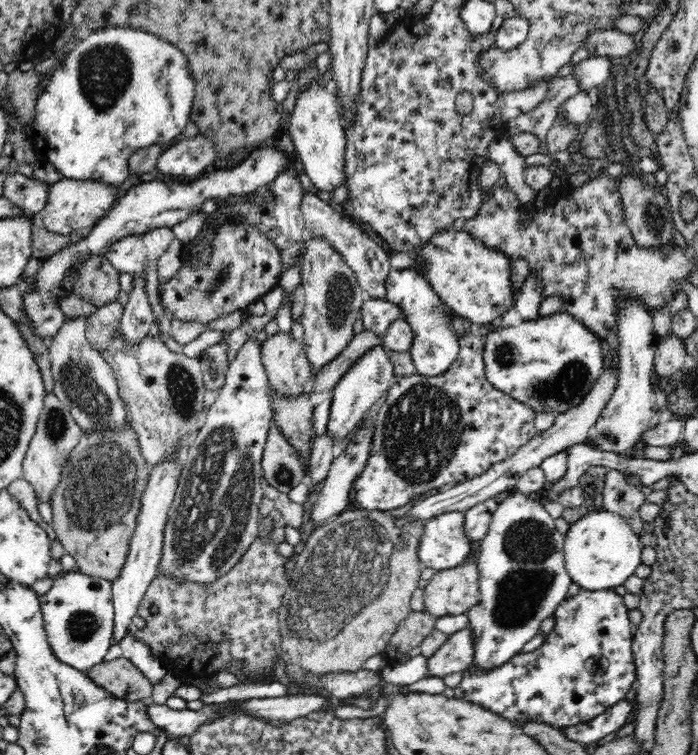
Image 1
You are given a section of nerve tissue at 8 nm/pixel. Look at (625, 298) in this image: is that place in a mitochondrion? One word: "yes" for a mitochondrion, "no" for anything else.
no

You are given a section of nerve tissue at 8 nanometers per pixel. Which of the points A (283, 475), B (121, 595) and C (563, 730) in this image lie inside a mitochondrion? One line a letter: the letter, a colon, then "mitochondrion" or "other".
A: mitochondrion
B: other
C: other

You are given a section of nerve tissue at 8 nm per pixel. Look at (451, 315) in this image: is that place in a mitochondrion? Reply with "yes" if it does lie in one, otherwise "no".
no

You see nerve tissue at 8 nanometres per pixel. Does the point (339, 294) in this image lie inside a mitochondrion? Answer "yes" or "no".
yes

